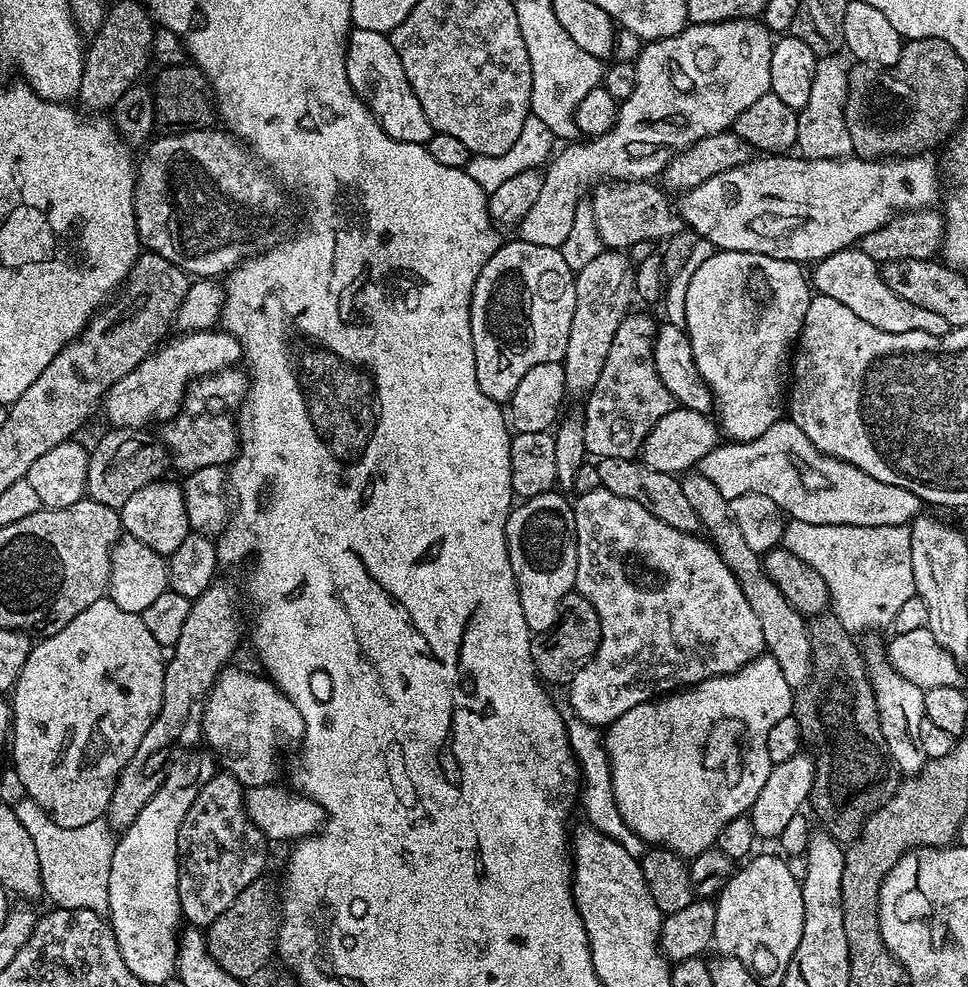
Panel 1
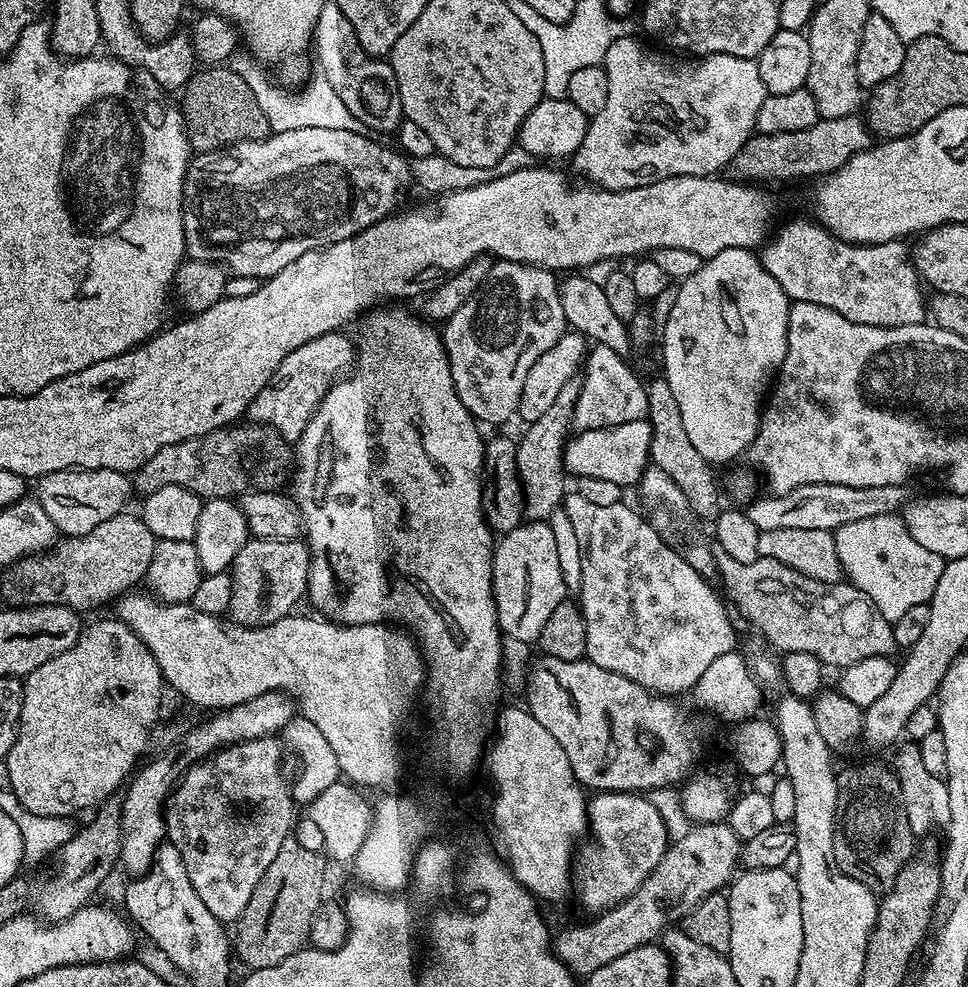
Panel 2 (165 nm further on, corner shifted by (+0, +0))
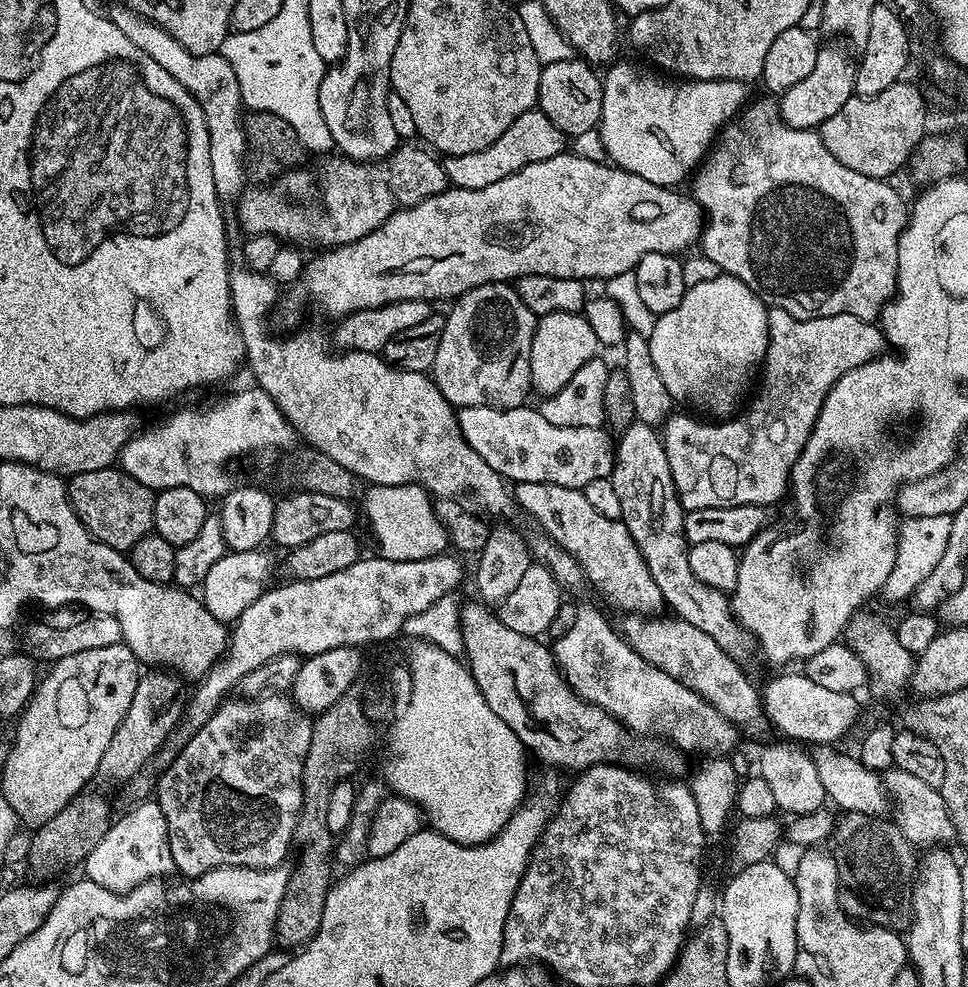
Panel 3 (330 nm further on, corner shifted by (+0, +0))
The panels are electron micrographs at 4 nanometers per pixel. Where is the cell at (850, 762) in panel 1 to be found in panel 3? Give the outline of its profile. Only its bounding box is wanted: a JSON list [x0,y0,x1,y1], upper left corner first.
[834,812,918,930]

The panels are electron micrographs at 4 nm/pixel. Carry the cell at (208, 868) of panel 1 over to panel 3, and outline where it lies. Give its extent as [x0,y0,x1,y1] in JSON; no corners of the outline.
[154,694,313,877]

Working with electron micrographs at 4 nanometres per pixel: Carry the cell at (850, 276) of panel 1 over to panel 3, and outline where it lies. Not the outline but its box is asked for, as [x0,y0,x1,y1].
[690,94,909,322]

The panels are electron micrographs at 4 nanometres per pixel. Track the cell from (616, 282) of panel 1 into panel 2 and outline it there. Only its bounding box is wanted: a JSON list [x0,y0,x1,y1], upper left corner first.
[516,379,580,521]

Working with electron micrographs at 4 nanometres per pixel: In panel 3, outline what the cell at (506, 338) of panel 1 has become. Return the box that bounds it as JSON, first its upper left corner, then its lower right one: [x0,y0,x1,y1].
[430,283,536,409]

